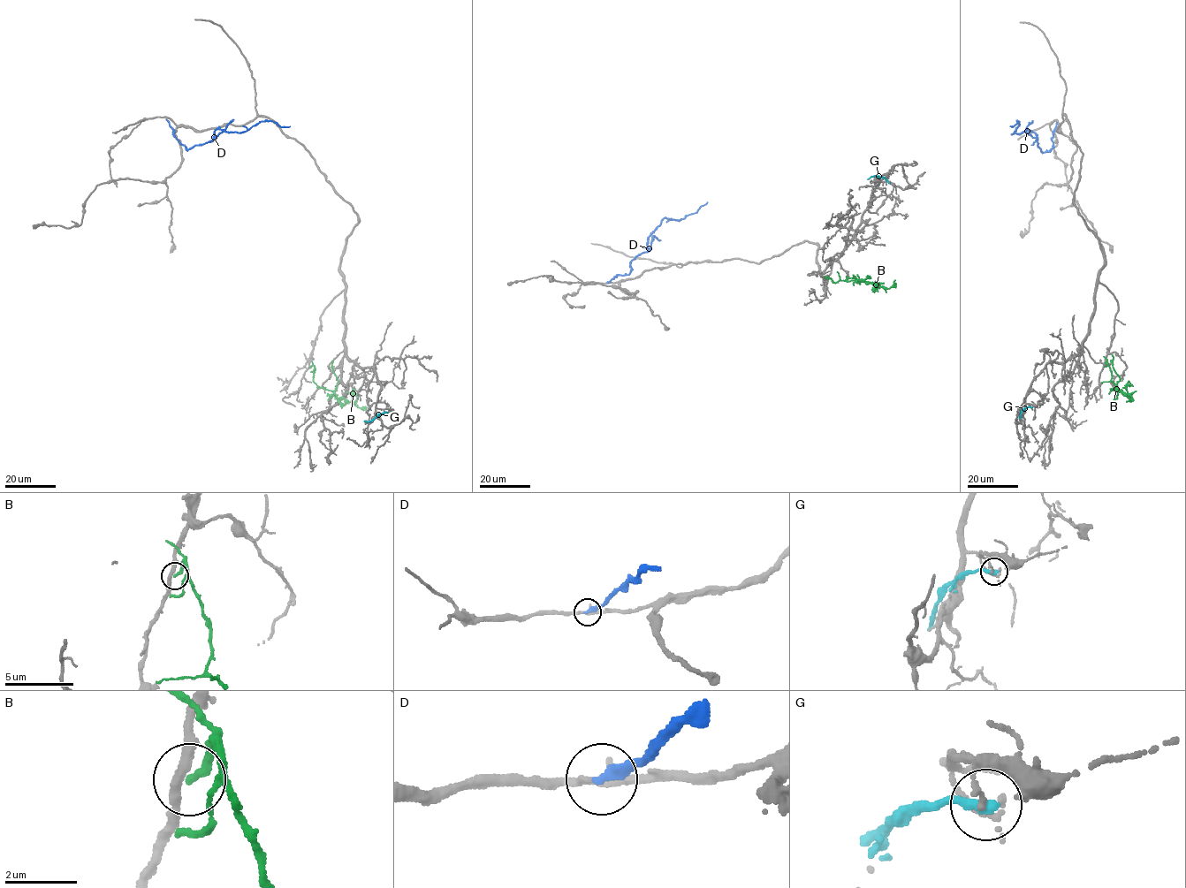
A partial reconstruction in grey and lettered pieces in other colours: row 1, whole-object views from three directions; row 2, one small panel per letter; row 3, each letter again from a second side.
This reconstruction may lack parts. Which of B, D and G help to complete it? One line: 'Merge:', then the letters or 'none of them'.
Merge: none of them

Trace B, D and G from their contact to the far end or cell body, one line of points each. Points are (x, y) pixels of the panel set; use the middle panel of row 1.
B: (825, 277), (834, 283), (855, 280), (871, 282), (888, 288), (895, 280)
D: (606, 283), (618, 276), (627, 275), (631, 261), (649, 252), (648, 237), (663, 218), (684, 218), (708, 201)
G: (888, 183), (878, 176), (867, 179)

